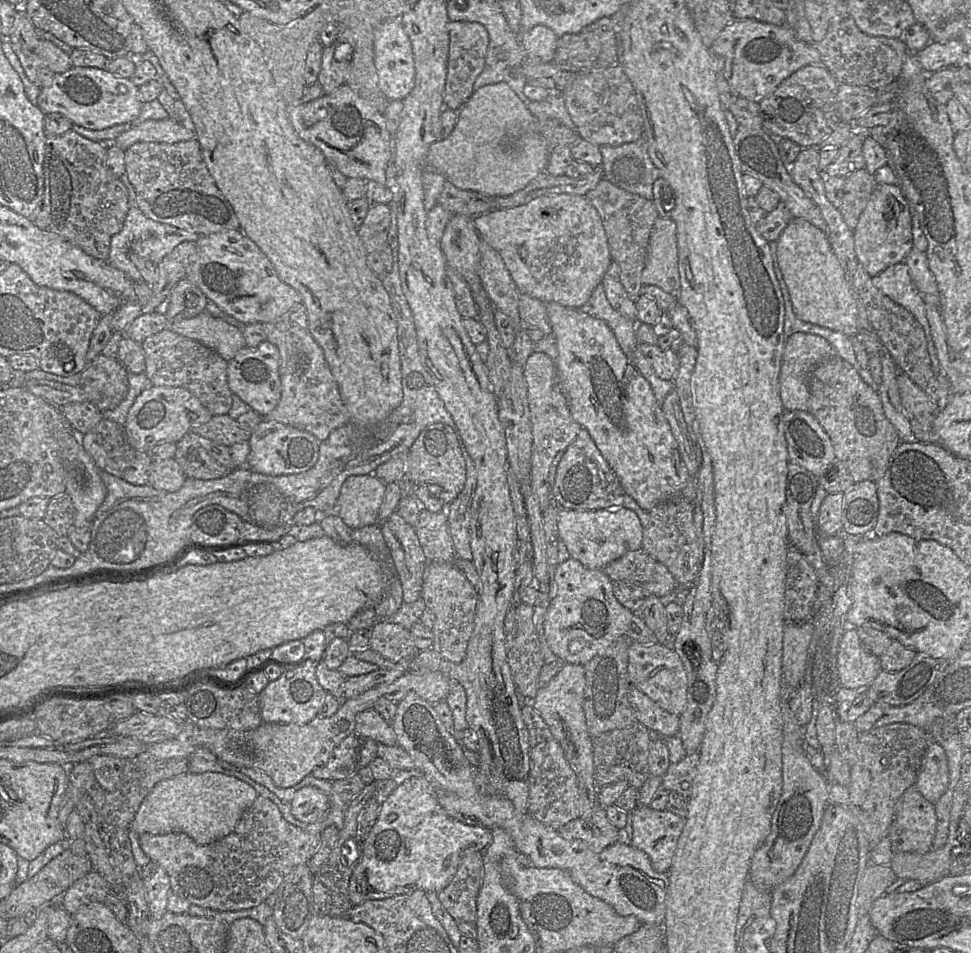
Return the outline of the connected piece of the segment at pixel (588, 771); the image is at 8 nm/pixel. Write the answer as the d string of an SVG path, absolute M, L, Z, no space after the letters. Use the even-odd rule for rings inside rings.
M567 663L544 687L538 688L535 697L531 700L526 700L526 704L532 706L541 716L553 737L560 744L563 754L577 778L578 818L586 821L589 825L592 810L598 805L598 790L593 782L592 738L587 730L583 710L584 690L584 666Z

